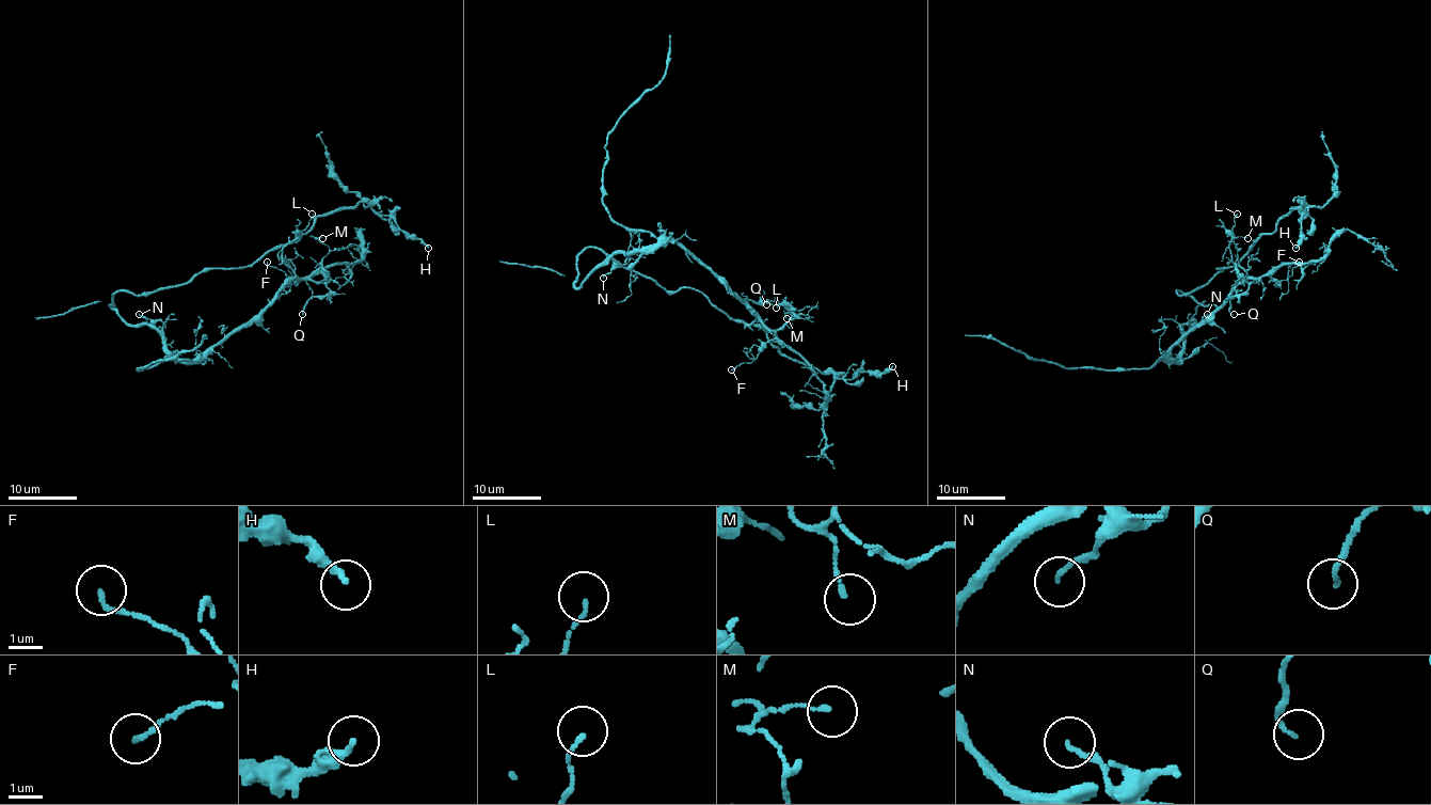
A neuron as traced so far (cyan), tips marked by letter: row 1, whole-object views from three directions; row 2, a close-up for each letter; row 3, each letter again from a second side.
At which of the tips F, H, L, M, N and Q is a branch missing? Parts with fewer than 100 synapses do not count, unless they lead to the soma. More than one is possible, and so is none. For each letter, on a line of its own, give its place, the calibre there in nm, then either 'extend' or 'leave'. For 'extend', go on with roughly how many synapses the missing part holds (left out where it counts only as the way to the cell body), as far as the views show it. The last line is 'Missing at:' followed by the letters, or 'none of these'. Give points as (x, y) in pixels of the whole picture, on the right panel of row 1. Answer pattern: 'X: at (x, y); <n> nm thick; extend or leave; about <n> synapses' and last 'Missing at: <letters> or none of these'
F: at (1299, 262); 130 nm thick; leave
H: at (1296, 248); 200 nm thick; leave
L: at (1237, 214); 110 nm thick; leave
M: at (1247, 238); 140 nm thick; leave
N: at (1207, 314); 120 nm thick; leave
Q: at (1234, 314); 120 nm thick; leave
Missing at: none of these

